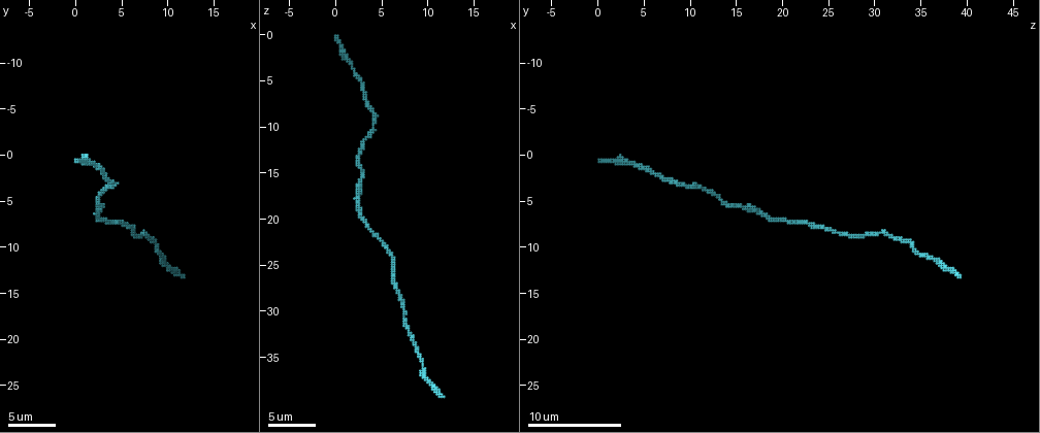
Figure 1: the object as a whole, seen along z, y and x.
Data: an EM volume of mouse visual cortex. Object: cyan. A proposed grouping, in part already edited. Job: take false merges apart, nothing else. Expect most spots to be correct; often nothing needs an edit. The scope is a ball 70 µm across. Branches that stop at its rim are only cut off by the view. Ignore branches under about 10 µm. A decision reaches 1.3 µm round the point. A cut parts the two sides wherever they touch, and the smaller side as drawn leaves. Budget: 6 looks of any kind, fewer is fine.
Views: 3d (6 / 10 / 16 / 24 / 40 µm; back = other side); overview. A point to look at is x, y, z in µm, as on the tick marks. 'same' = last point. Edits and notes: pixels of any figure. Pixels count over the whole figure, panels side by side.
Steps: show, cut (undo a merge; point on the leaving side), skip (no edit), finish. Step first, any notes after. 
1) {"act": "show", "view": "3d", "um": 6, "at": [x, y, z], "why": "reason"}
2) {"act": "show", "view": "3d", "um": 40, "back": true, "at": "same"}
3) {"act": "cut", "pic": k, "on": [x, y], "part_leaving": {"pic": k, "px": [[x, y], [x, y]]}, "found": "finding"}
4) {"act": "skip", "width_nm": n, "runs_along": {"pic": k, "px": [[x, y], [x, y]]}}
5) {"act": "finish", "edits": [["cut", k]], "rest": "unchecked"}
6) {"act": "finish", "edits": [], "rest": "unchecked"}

{"act": "show", "view": "3d", "um": 16, "at": [4.4, 3.4, 10.0], "why": "thin neck"}

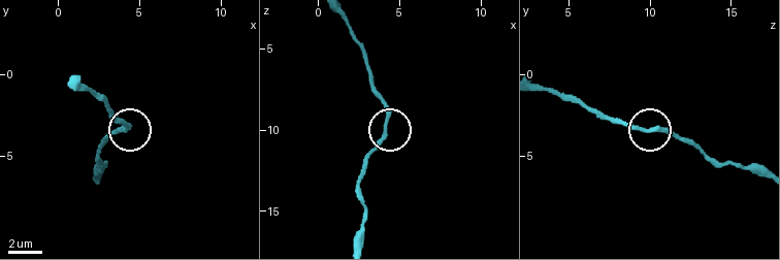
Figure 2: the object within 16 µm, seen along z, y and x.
{"act": "skip", "runs_along": {"pic": 2, "px": [[360, 239], [364, 215], [360, 173], [385, 127], [382, 95]]}, "found": "all the same cell"}

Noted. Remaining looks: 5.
{"act": "show", "view": "3d", "um": 16, "at": [6.6, 8.8, 27.6], "why": "calibre changes"}

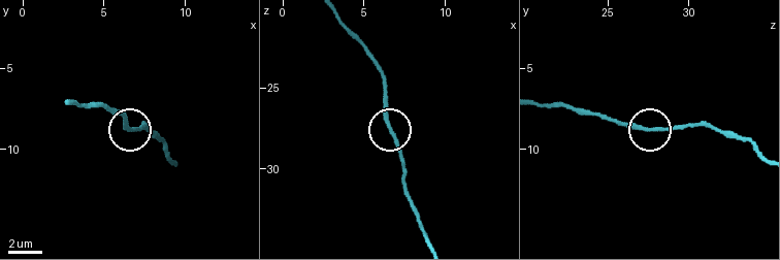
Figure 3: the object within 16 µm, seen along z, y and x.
{"act": "skip", "runs_along": {"pic": 3, "px": [[337, 20], [381, 74], [386, 116], [402, 172]]}, "found": "one cell here"}

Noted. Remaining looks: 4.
{"act": "show", "view": "3d", "um": 10, "at": [2.6, 5.8, 16.4]}

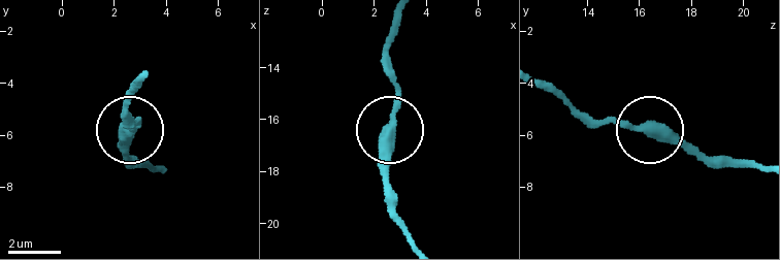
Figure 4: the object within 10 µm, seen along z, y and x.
{"act": "skip", "width_nm": 380, "runs_along": {"pic": 4, "px": [[395, 223], [388, 179], [395, 74]]}, "found": "one cell here"}

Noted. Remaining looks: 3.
{"act": "finish", "edits": [], "rest": "unchecked"}

